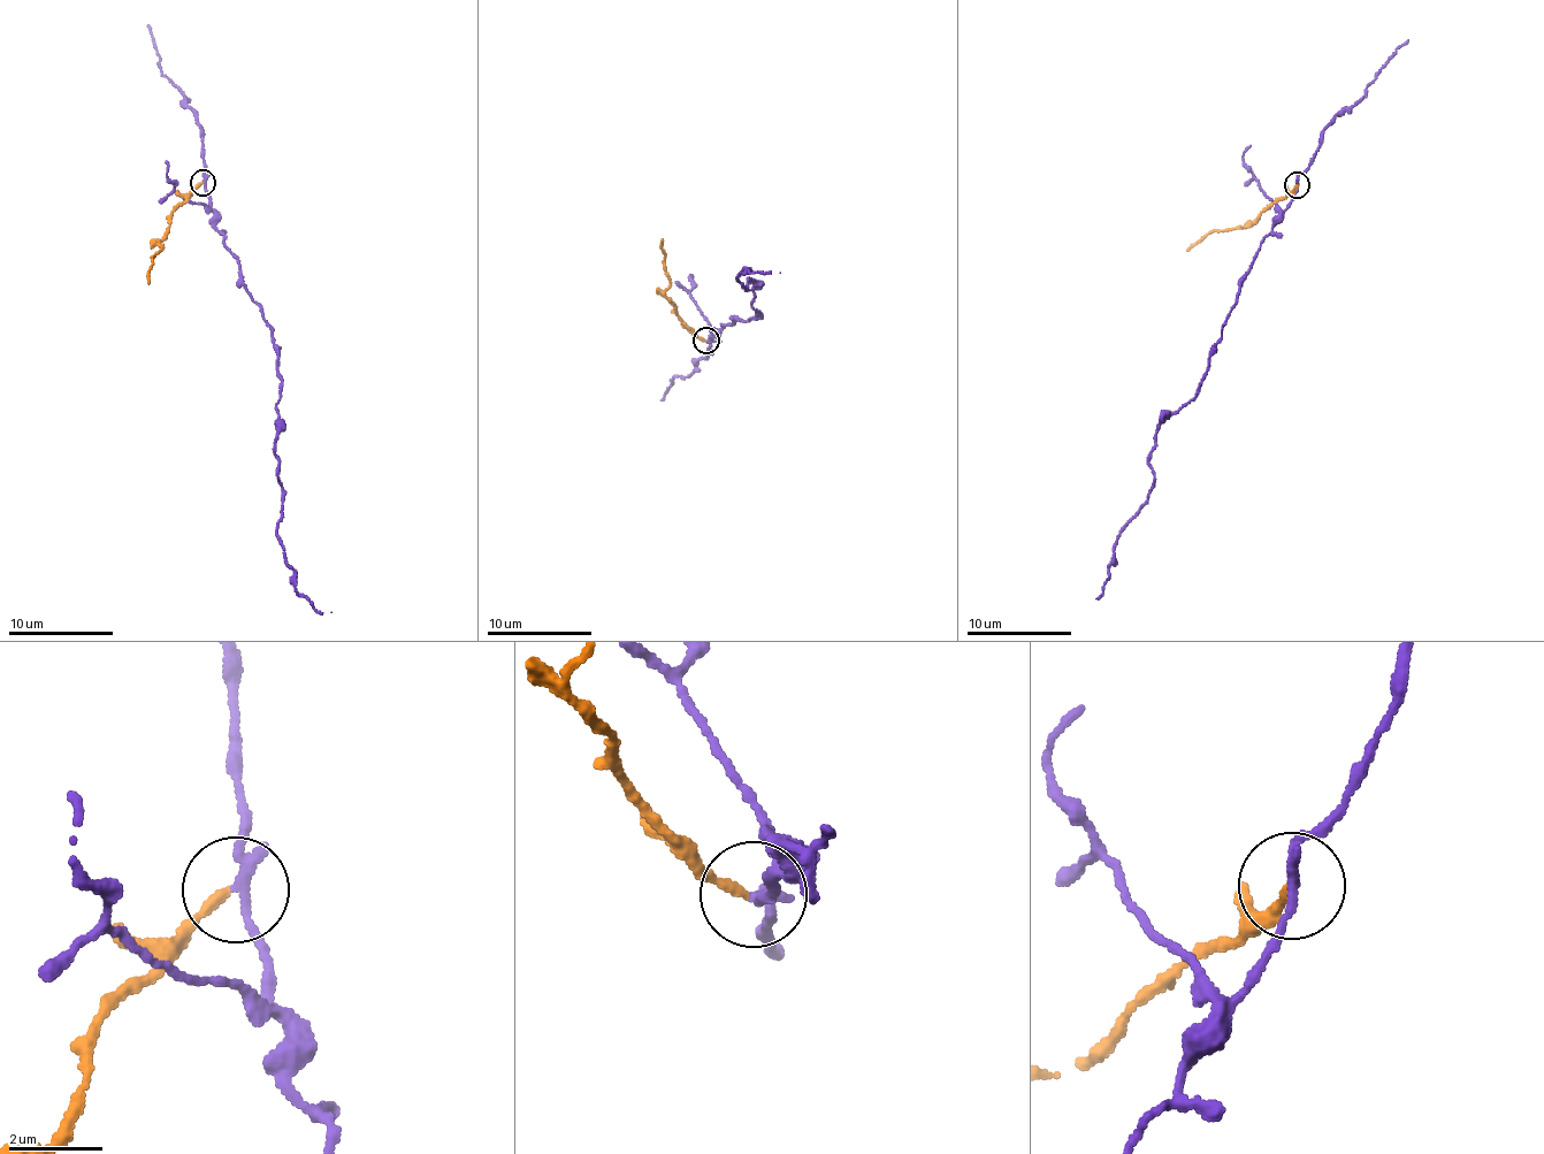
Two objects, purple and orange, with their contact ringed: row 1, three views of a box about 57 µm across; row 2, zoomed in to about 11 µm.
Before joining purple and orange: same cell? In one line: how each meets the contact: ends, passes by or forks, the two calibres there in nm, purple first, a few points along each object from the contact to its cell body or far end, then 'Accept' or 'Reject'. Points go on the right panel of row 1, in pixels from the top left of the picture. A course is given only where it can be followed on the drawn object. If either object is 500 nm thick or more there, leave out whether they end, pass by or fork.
At the ring purple passes by. At the ring orange ends. Thickness 200 nm (purple) against 200 nm. Course of purple: (1296, 184), (1239, 284), (1199, 391), (1156, 432), (1151, 450), (1154, 487), (1125, 528), (1097, 598). Course of orange: (1297, 184), (1250, 224), (1210, 230), (1187, 250). Reject

